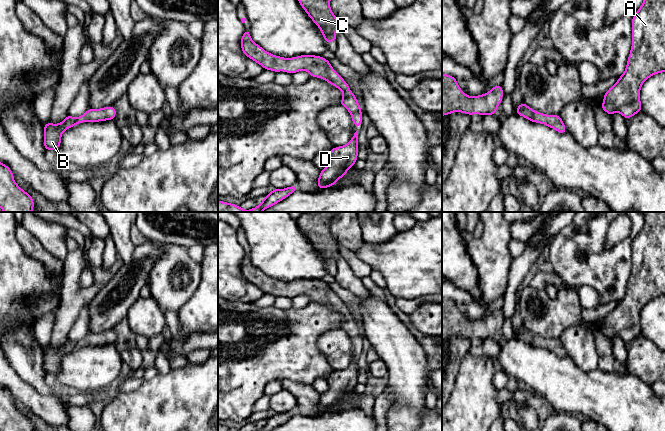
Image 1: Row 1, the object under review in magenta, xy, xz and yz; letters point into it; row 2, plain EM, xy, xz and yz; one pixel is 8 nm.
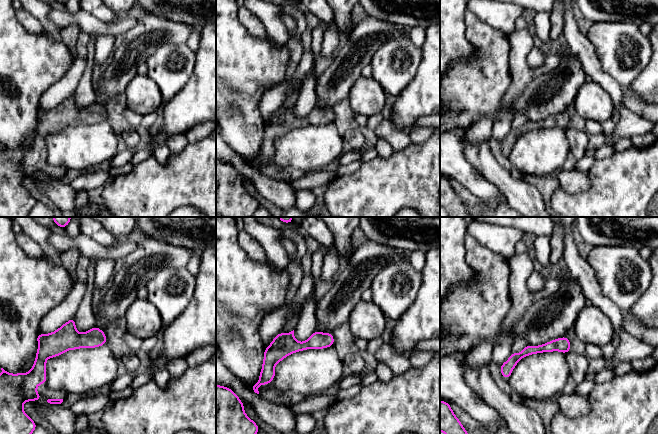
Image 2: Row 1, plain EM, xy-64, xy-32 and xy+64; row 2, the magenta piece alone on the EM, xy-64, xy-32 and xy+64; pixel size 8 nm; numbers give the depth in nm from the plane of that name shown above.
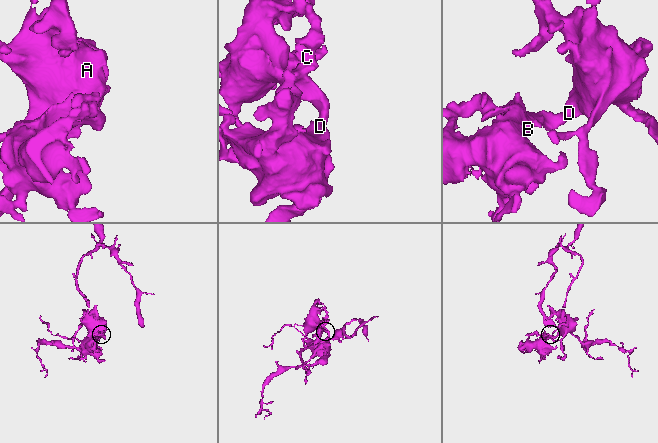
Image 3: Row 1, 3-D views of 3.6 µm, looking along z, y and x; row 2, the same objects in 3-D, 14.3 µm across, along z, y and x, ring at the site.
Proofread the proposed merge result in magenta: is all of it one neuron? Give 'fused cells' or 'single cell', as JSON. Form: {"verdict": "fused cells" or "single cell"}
{"verdict": "single cell"}

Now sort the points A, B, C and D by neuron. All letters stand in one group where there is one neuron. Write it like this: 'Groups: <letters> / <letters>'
Groups: A B C D

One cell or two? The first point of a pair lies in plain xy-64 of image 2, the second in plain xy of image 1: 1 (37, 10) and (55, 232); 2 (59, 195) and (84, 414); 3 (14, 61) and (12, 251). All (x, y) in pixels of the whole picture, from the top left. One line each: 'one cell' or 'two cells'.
1: one cell
2: two cells
3: one cell

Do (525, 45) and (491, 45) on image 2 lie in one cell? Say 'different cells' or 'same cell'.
different cells

